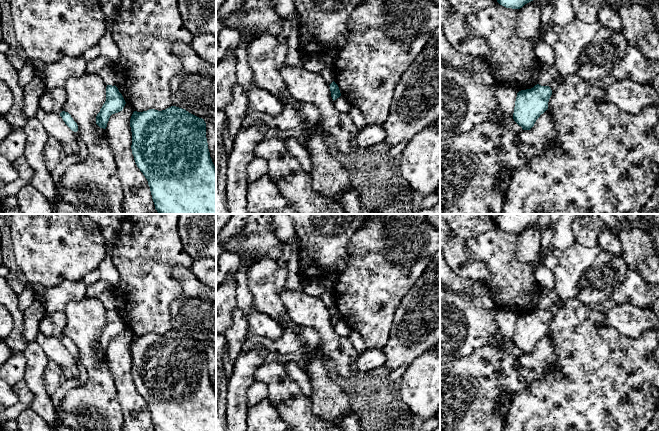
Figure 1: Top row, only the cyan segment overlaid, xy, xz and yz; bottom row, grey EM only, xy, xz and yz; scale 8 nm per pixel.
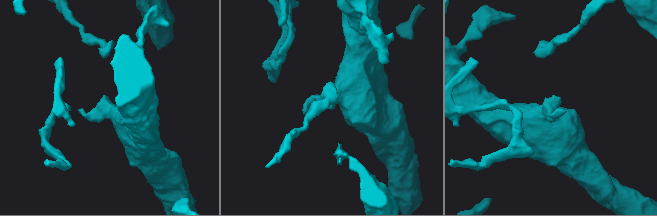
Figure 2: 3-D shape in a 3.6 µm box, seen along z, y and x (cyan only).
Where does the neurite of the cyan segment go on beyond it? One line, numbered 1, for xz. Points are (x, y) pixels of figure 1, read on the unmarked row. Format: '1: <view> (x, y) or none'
1: none

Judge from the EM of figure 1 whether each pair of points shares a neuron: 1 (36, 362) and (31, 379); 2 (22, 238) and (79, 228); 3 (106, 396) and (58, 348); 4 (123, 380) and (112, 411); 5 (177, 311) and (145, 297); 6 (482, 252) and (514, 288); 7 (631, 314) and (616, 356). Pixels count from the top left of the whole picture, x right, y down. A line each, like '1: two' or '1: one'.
1: one
2: one
3: two
4: two
5: two
6: one
7: two

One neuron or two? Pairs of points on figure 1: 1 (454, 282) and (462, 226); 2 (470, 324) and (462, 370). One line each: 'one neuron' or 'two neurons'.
1: two neurons
2: two neurons

